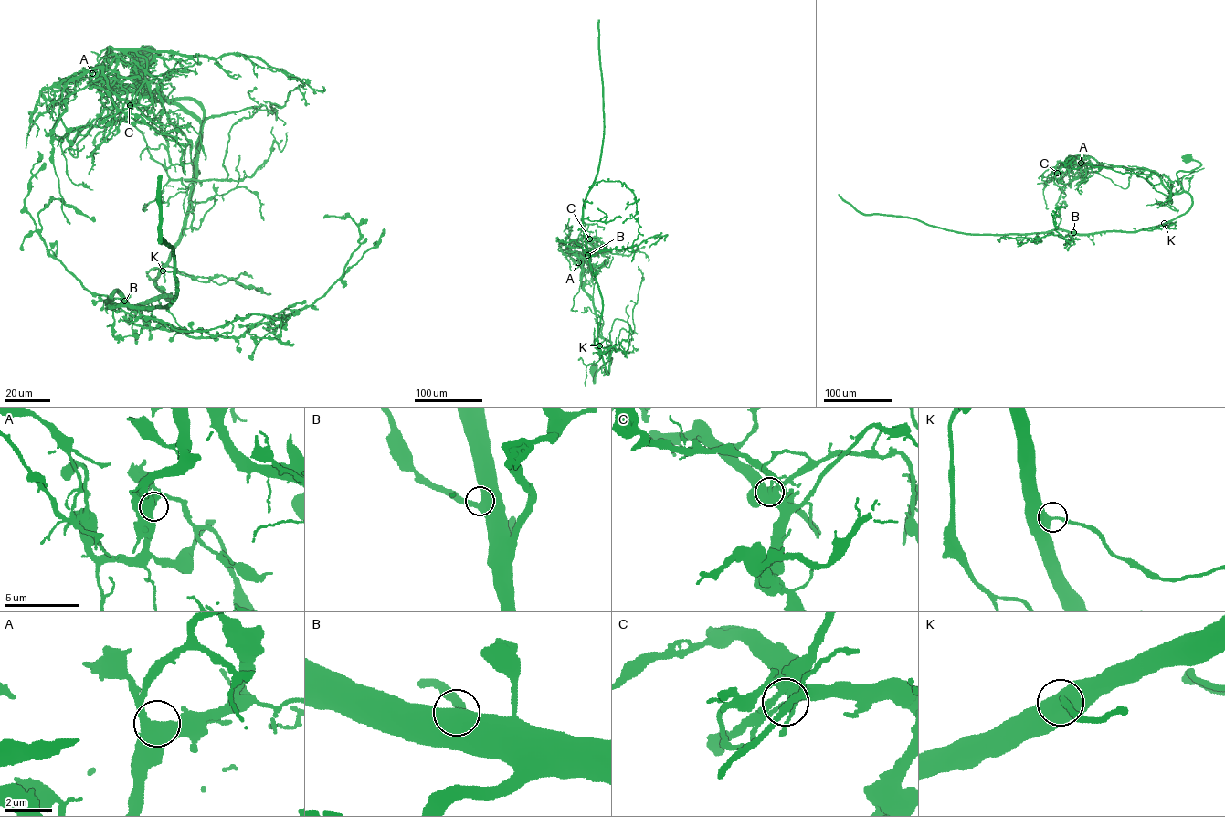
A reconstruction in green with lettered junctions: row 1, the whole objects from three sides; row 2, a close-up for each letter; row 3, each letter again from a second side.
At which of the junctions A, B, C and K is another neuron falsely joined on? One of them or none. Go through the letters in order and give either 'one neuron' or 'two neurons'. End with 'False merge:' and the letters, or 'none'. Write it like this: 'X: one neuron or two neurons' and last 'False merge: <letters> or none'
A: one neuron
B: one neuron
C: two neurons
K: one neuron
False merge: C

